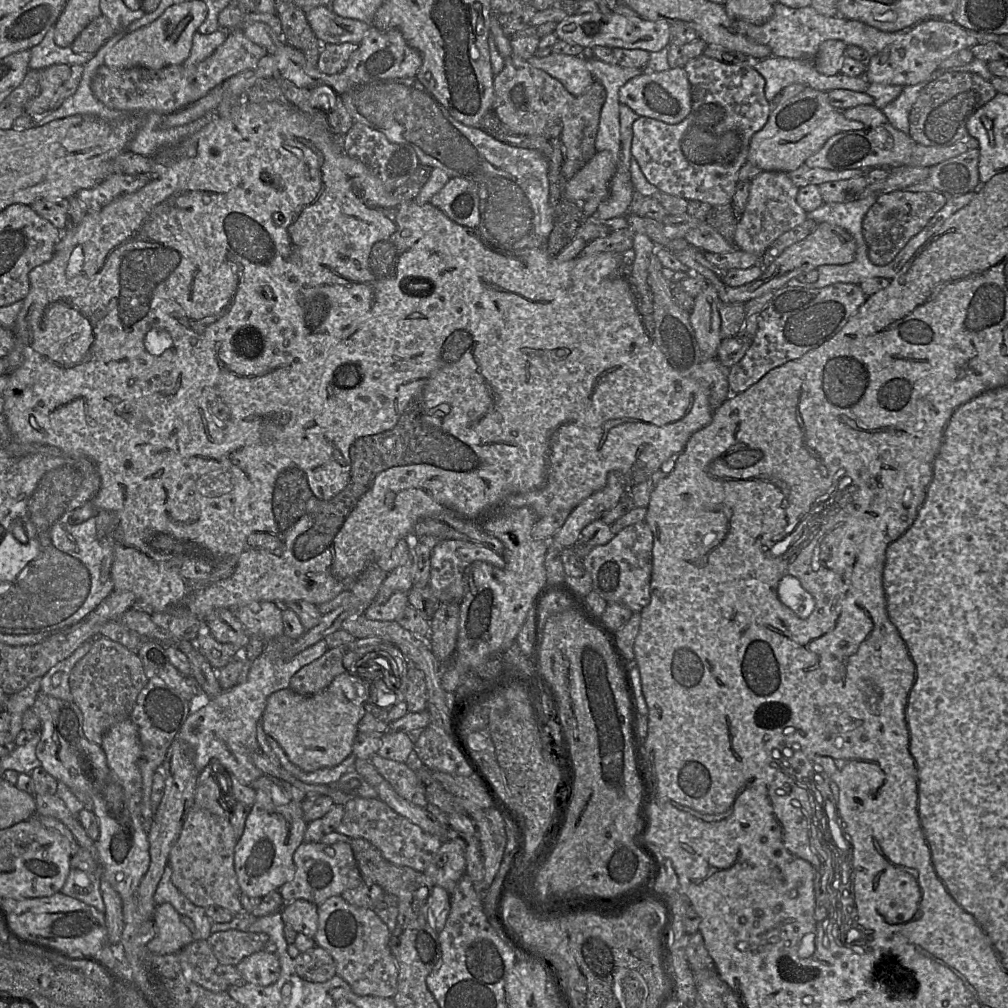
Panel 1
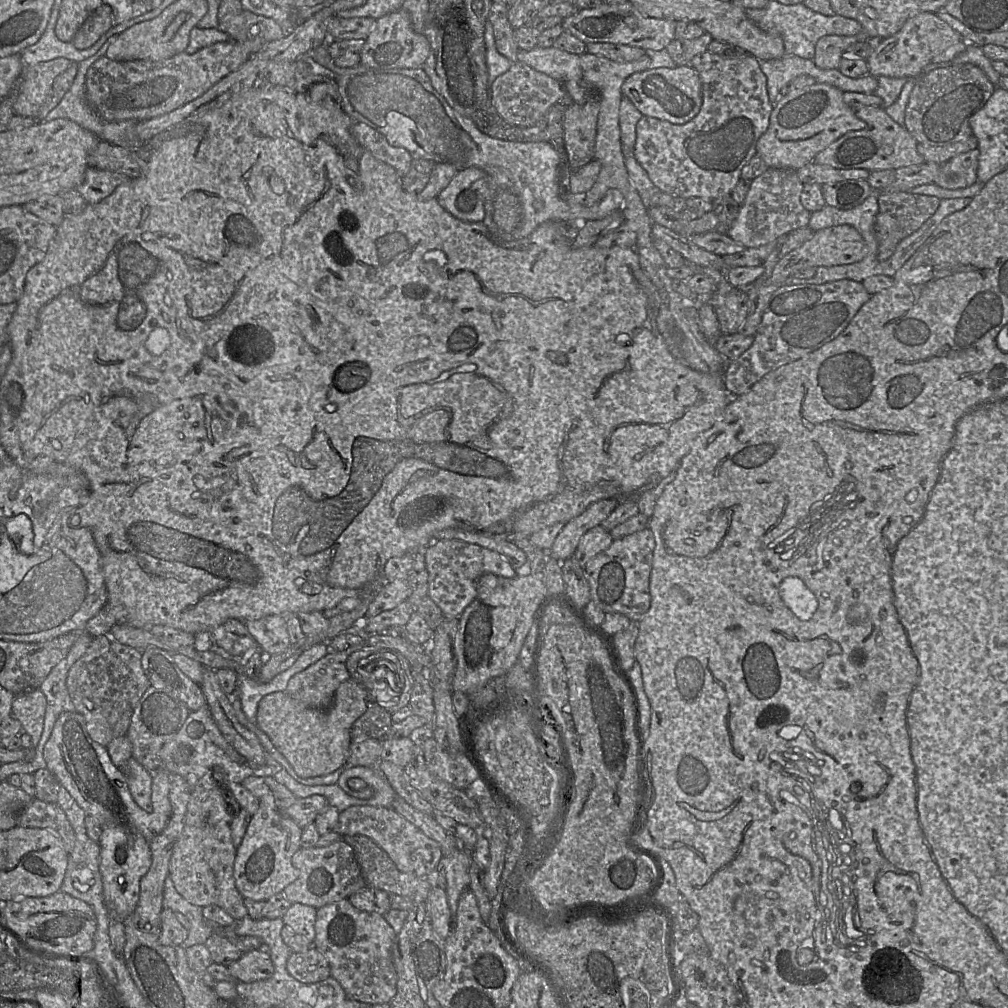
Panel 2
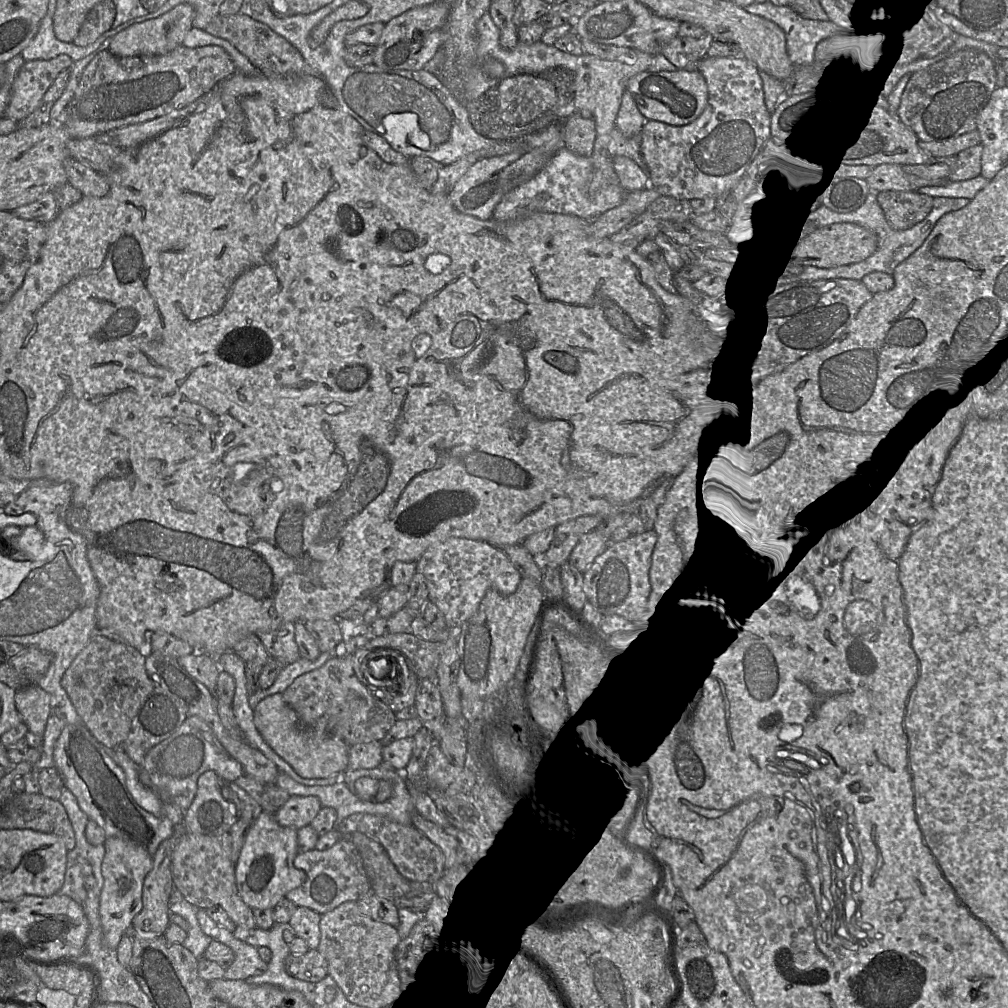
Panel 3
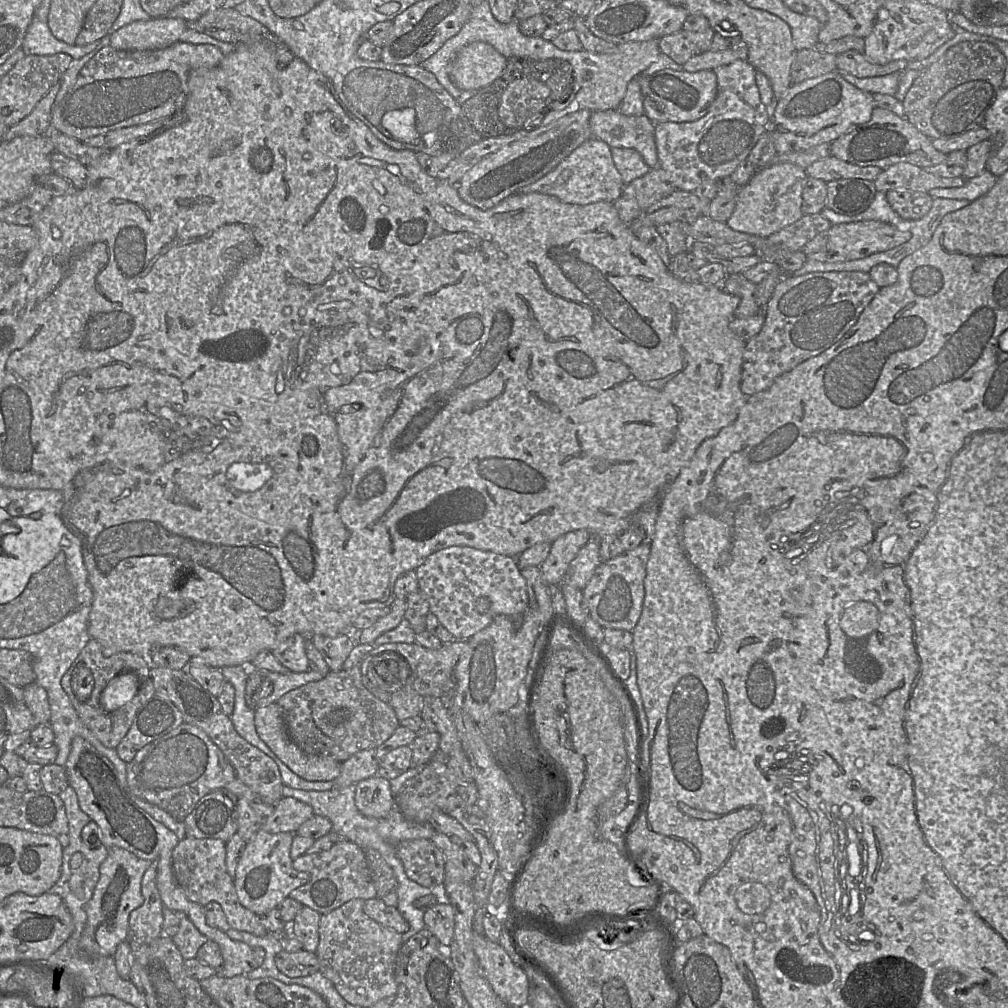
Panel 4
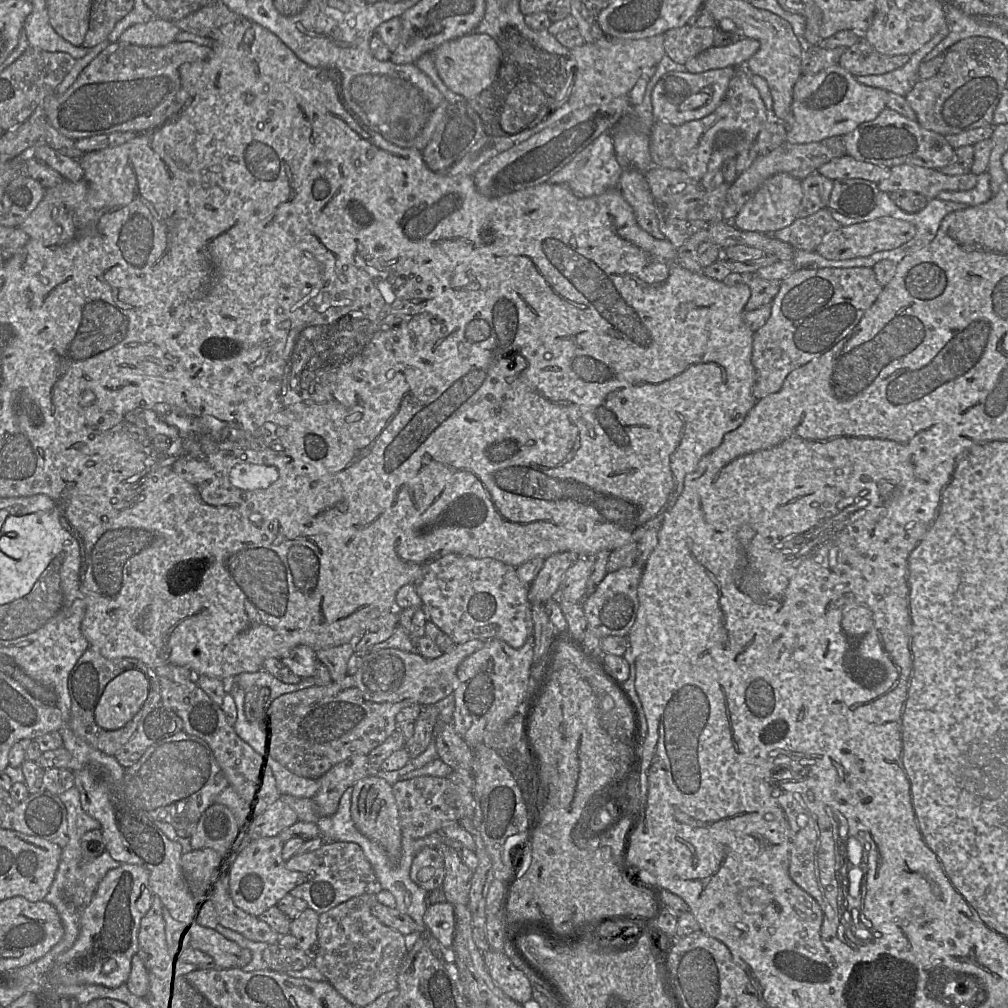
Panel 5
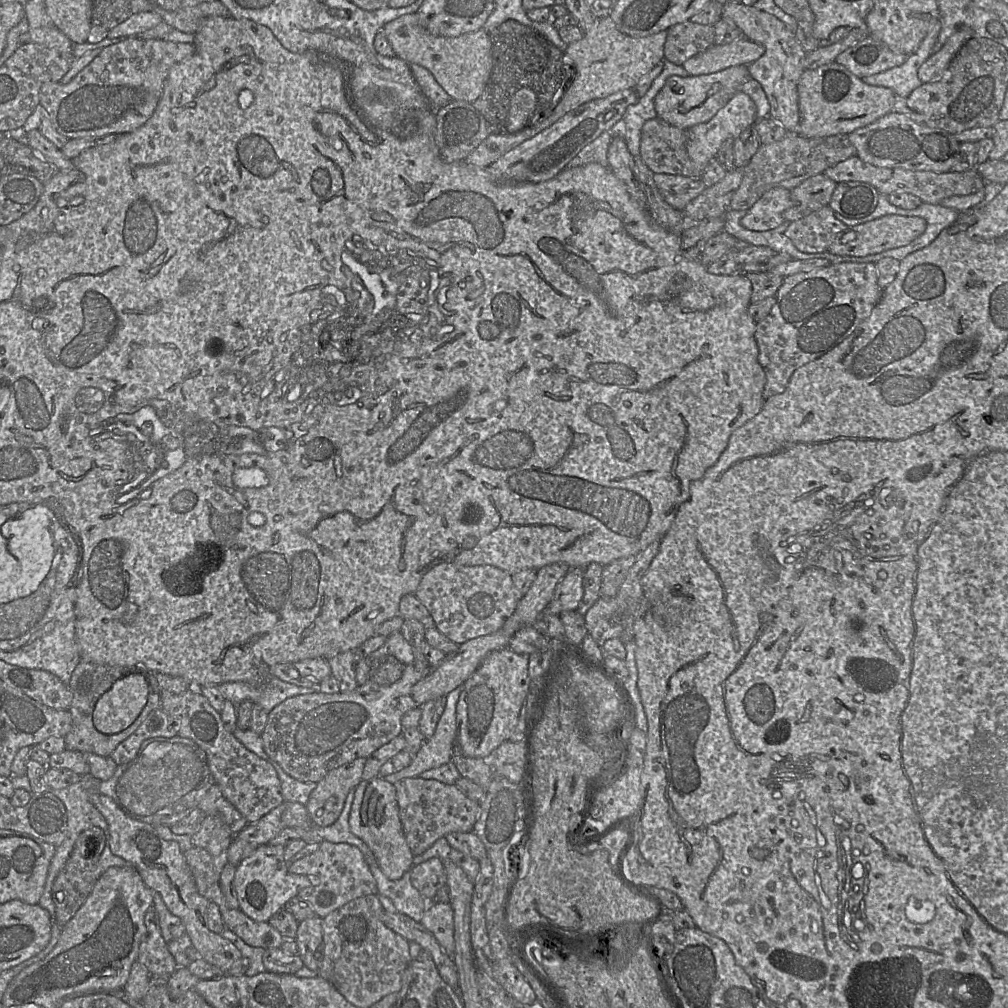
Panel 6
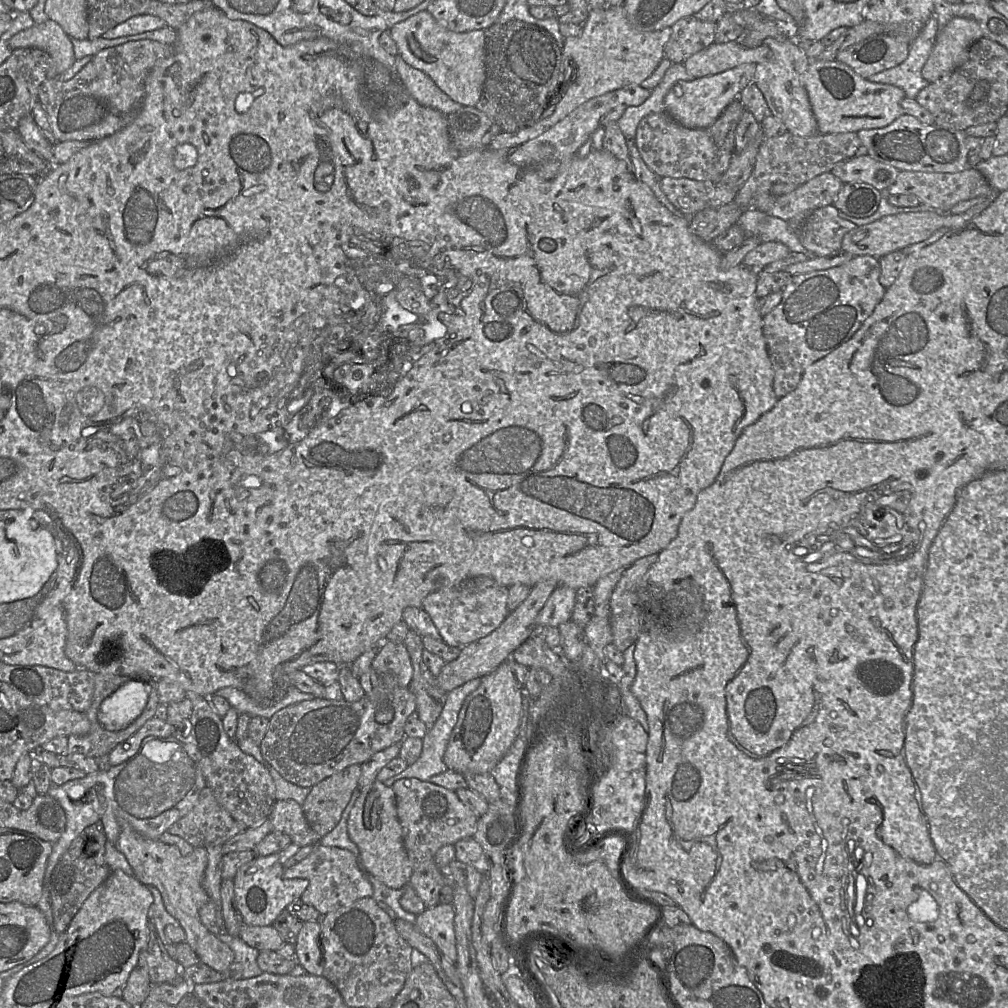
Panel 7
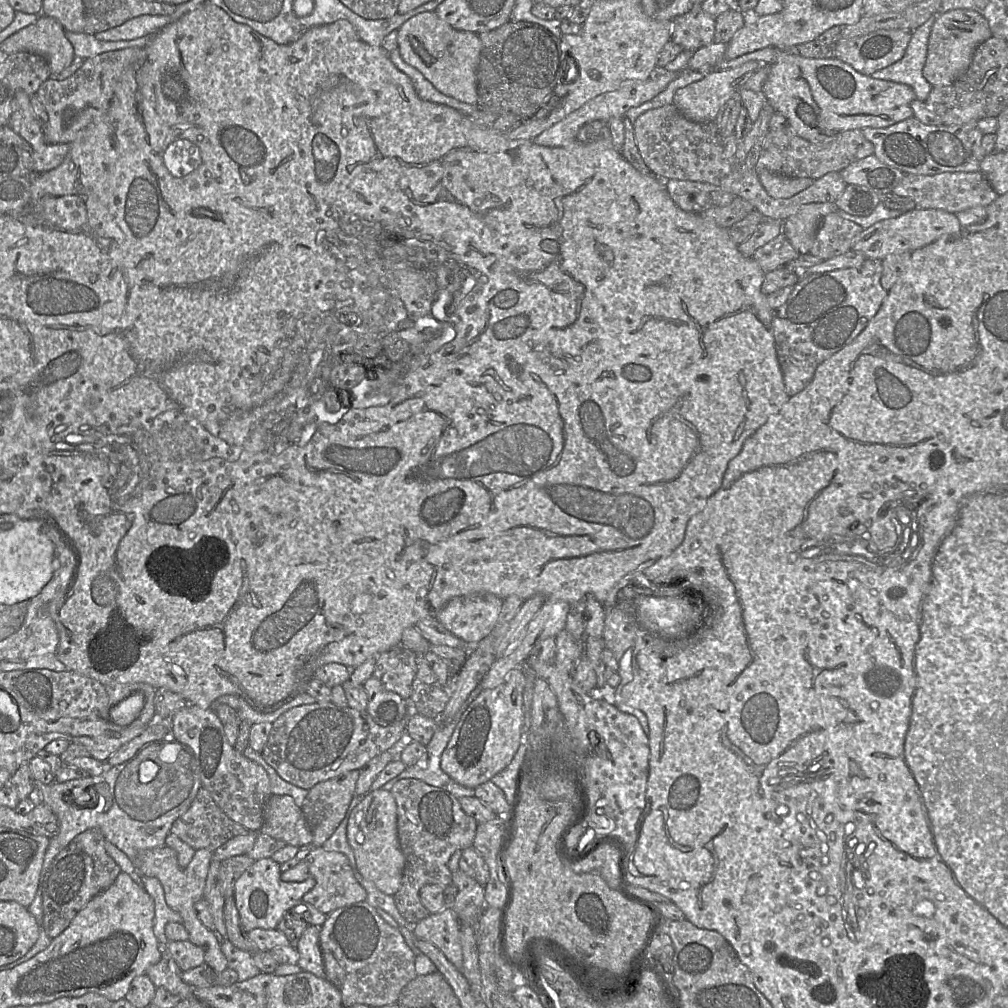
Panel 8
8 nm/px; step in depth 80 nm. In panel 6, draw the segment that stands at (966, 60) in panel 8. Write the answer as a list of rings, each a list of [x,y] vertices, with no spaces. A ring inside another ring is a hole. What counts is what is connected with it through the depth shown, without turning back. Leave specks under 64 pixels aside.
[[[960,25],[943,47],[920,66],[918,77],[922,84],[938,80],[961,47],[971,38],[973,38],[973,30],[969,26]]]

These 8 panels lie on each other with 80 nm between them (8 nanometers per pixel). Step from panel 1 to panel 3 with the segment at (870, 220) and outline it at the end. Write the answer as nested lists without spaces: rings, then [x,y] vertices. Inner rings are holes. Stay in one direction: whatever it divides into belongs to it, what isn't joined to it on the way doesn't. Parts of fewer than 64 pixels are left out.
[[[883,191],[877,201],[888,224],[895,230],[908,230],[931,212],[934,198],[917,191]]]

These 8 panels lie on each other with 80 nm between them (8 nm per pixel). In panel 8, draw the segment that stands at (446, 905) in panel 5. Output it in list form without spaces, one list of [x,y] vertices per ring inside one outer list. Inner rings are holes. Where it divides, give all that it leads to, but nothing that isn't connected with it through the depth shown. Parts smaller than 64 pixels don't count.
[[[451,907],[430,914],[414,925],[413,934],[419,940],[435,945],[462,972],[463,953],[460,942],[460,922]]]

